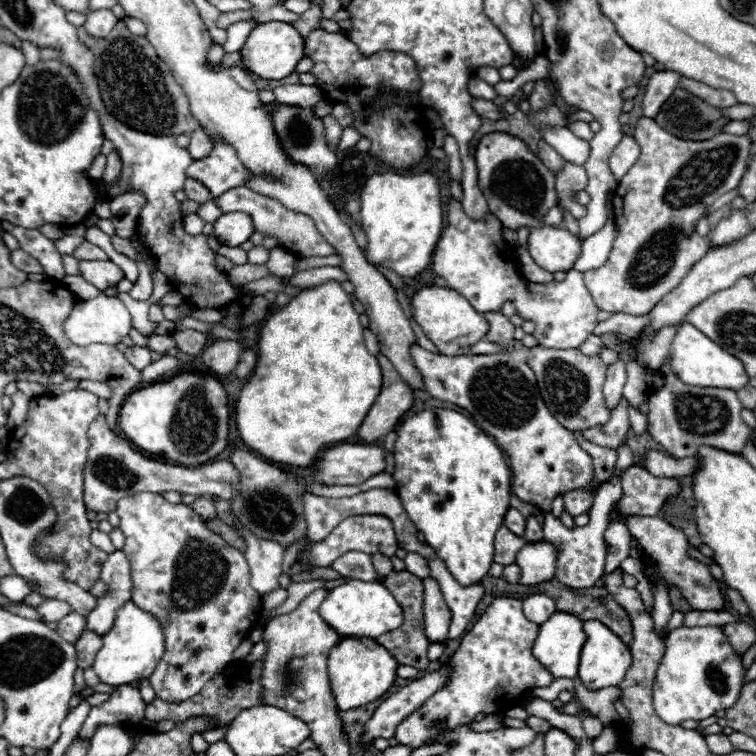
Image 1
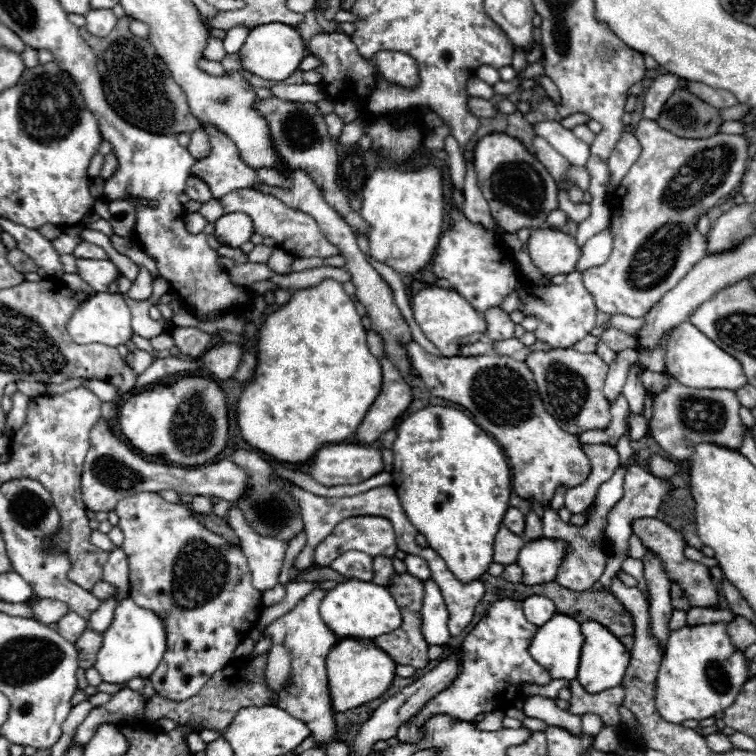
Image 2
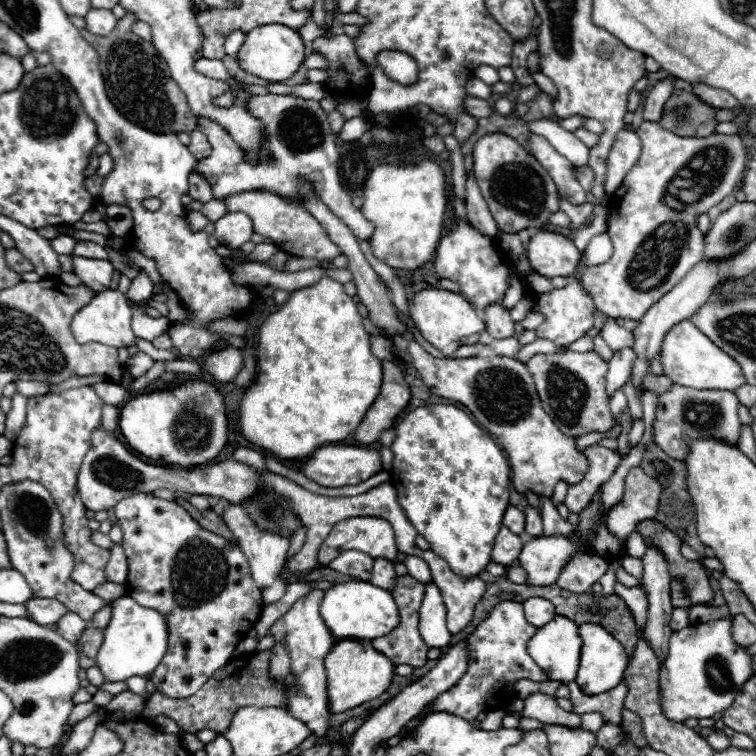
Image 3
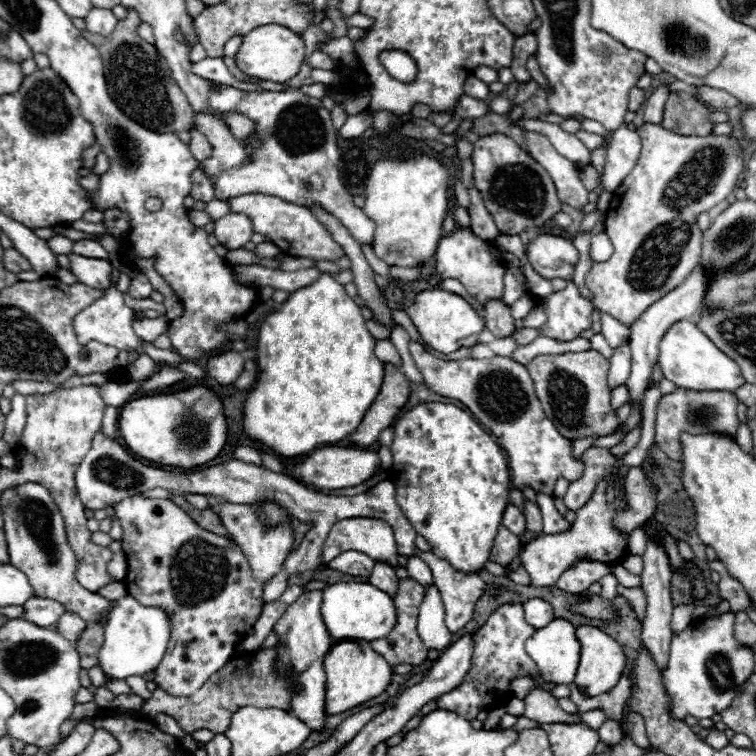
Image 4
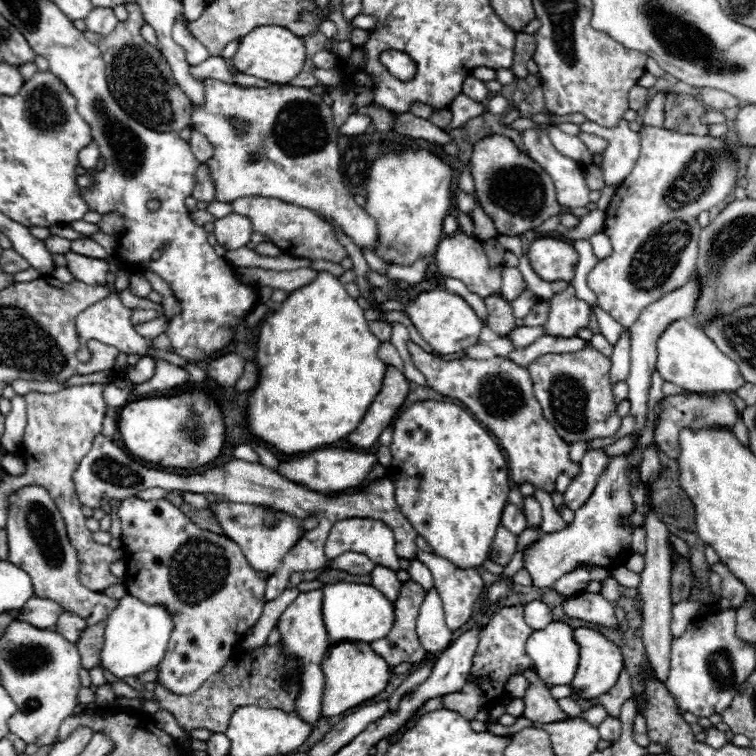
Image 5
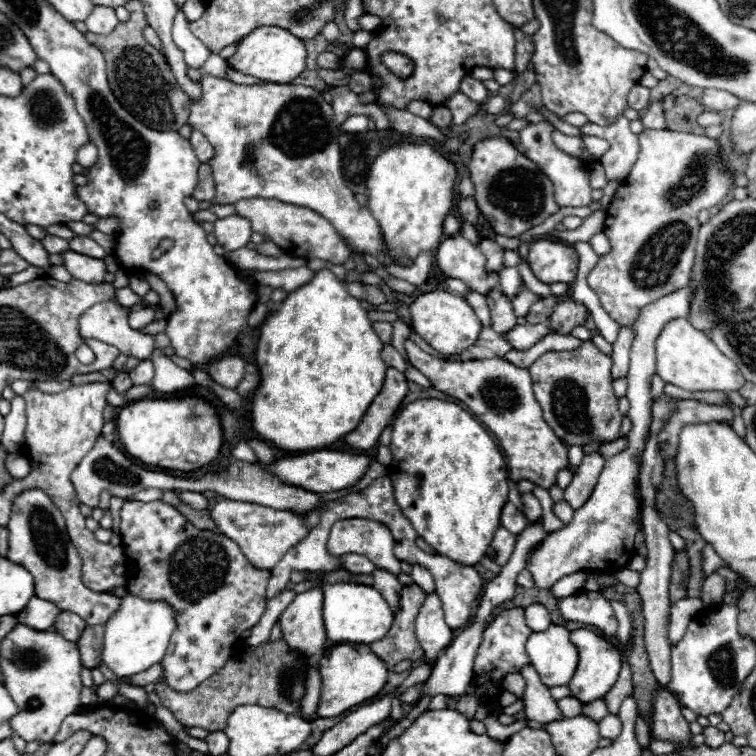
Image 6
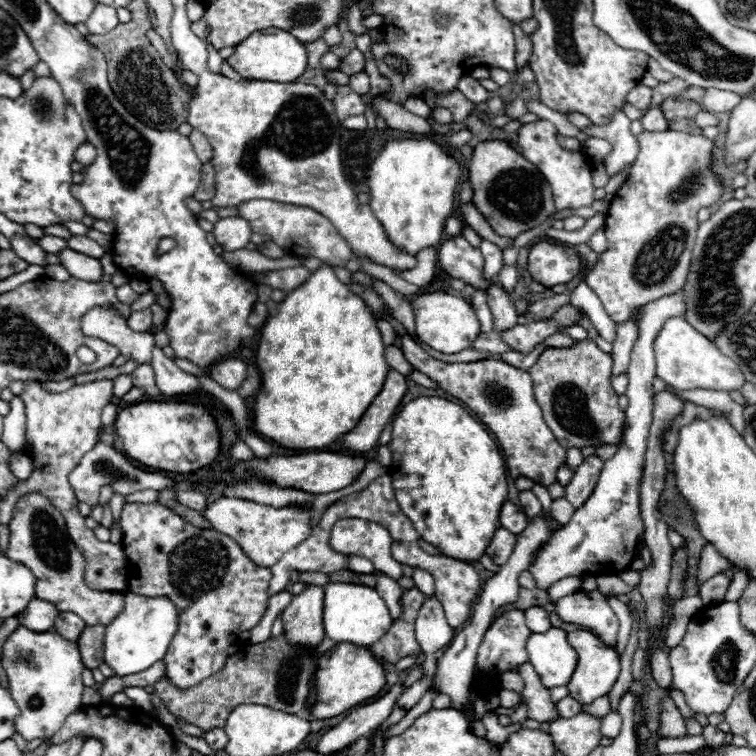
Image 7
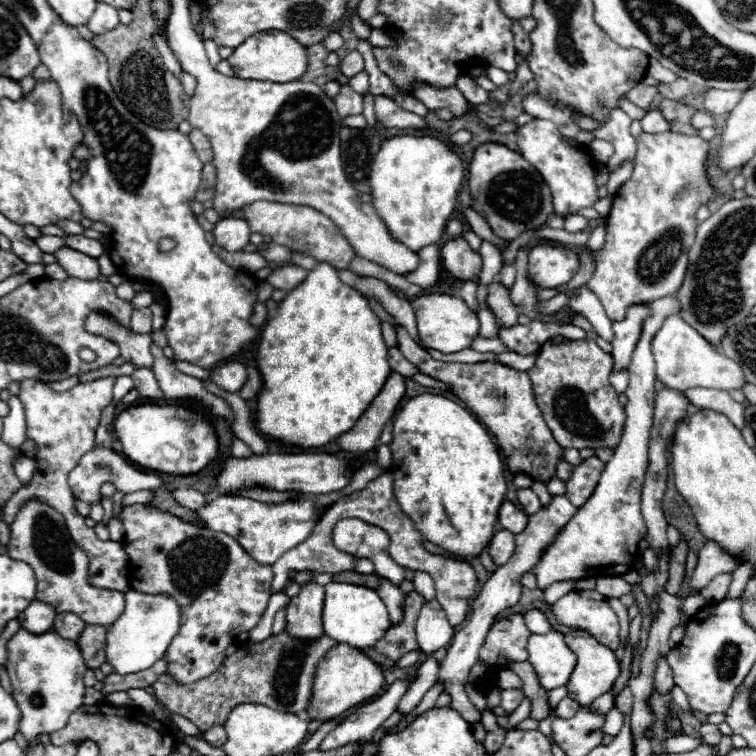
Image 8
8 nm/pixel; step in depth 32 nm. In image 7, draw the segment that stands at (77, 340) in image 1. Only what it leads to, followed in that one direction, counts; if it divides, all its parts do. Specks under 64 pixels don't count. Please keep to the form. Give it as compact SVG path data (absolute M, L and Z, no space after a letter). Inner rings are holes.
M102 306L92 308L82 318L82 330L88 336L96 336L96 338L104 338L106 342L112 342L114 346L118 346L122 356L132 358L138 364L152 362L152 346L154 346L152 334L130 330L116 310Z

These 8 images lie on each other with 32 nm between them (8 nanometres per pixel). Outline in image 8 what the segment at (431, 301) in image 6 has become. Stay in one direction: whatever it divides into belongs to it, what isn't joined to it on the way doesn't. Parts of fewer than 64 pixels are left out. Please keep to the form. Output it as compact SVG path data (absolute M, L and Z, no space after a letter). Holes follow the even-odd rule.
M430 294L430 296L416 298L412 302L412 308L416 314L418 336L428 348L440 350L444 354L452 354L452 352L470 348L472 340L478 336L478 330L480 330L478 316L464 304L462 298L448 296L448 294Z

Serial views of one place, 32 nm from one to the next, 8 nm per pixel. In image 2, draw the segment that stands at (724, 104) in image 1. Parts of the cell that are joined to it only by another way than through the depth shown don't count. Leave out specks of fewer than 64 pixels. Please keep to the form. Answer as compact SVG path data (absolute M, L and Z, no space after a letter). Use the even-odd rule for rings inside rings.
M688 82L688 90L702 98L704 102L708 102L710 106L714 108L730 108L730 106L736 106L738 100L734 100L734 94L726 92L726 90L716 90L716 88L710 88L702 82Z

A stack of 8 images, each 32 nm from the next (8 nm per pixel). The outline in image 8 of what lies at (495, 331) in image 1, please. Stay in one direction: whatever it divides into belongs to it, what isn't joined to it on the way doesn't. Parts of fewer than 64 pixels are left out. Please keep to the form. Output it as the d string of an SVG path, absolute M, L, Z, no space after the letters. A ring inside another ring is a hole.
M492 282L488 288L488 298L486 298L488 308L496 316L498 326L514 326L518 318L518 308L512 304L508 288L500 282Z

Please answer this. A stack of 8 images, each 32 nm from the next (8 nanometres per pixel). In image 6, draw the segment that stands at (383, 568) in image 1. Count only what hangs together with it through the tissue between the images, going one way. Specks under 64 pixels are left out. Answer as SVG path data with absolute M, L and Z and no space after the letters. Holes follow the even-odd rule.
M374 570L372 576L374 576L374 588L382 594L382 598L386 598L388 606L394 610L394 616L396 616L398 598L400 598L400 592L402 592L400 582L392 574L388 574L384 570Z

